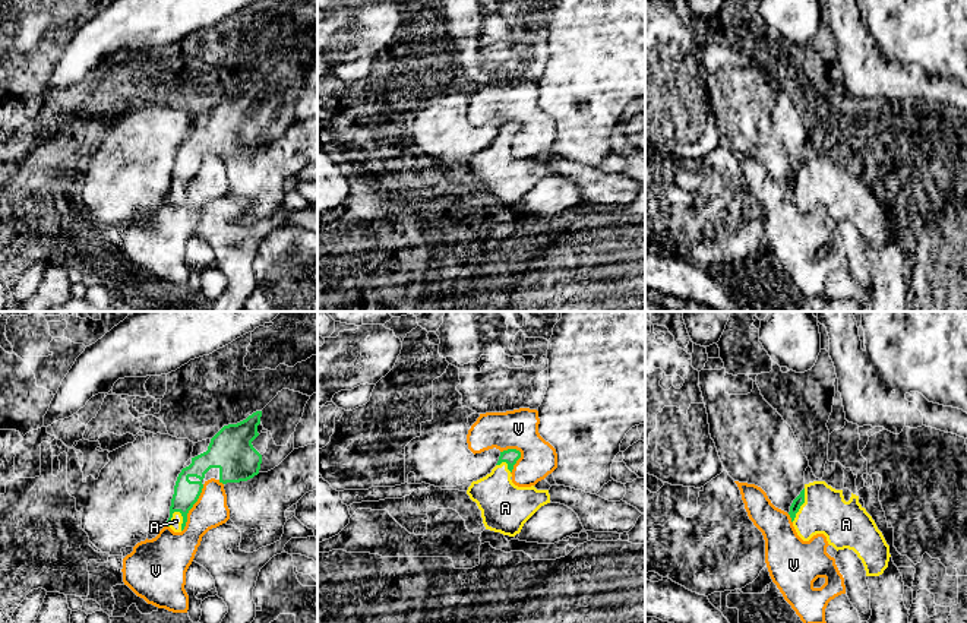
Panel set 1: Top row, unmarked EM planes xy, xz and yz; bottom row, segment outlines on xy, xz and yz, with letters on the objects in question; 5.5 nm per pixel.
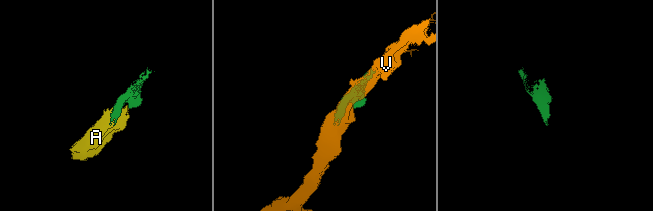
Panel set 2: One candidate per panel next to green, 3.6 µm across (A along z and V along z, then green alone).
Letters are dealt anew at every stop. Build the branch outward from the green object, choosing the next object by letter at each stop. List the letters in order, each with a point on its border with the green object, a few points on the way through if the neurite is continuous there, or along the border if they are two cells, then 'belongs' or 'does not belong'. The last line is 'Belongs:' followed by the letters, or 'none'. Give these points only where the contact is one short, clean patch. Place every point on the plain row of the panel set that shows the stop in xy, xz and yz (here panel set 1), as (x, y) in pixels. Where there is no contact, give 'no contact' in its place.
A: meets green in xy at (183, 192); runs through xy (186, 165), (183, 171), (183, 192), (176, 193); belongs
V: meets green in xy at (192, 179); does not belong
Belongs: A

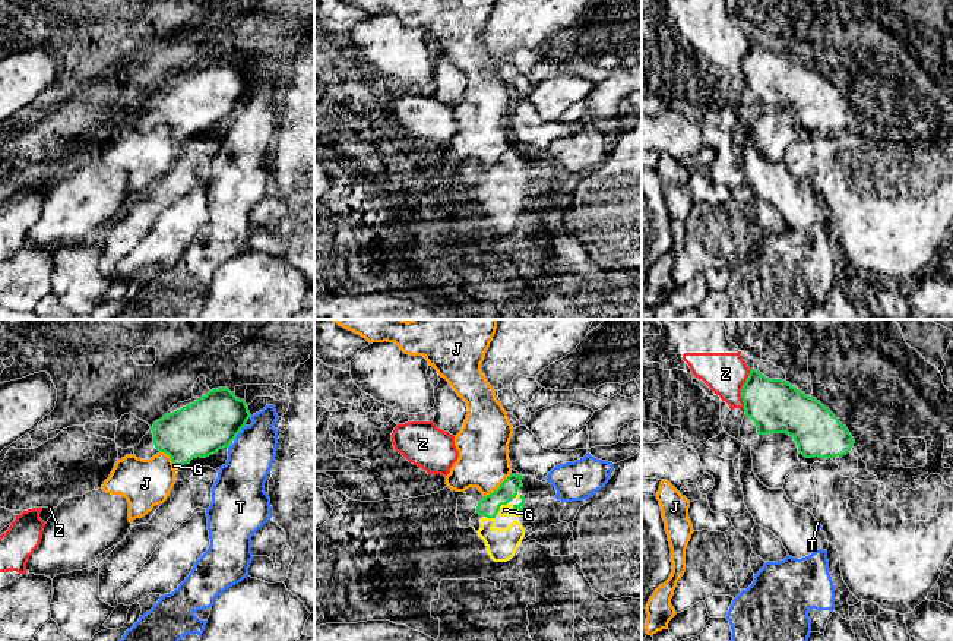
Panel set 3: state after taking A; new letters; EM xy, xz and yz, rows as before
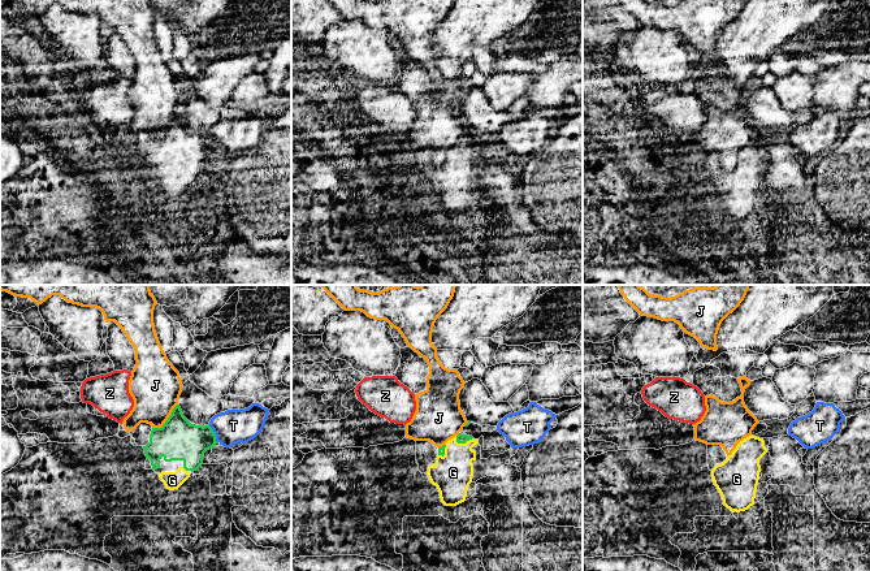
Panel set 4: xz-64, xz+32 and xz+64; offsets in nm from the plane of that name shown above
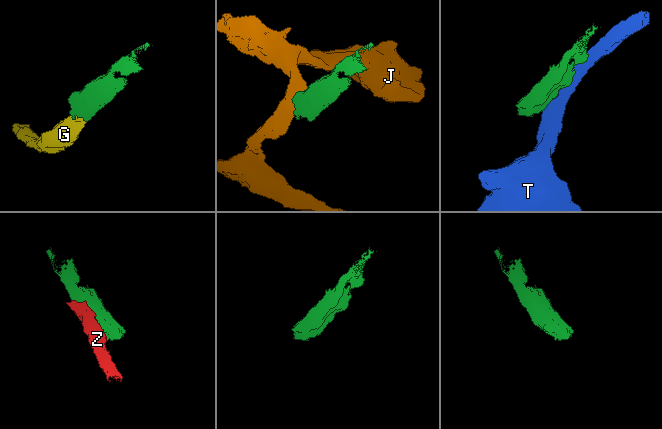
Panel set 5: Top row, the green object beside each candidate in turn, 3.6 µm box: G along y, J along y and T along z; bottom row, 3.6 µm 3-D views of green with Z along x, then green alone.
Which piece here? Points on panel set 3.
G: meets green in xz at (500, 177); runs through xz (488, 179), (500, 177), (505, 182); belongs
J: meets green in xz at (499, 160); border along xz (510, 147), (484, 169); does not belong
T: meets green in xy at (240, 103); does not belong
Z: meets green in yz at (743, 60); does not belong
Belongs: G

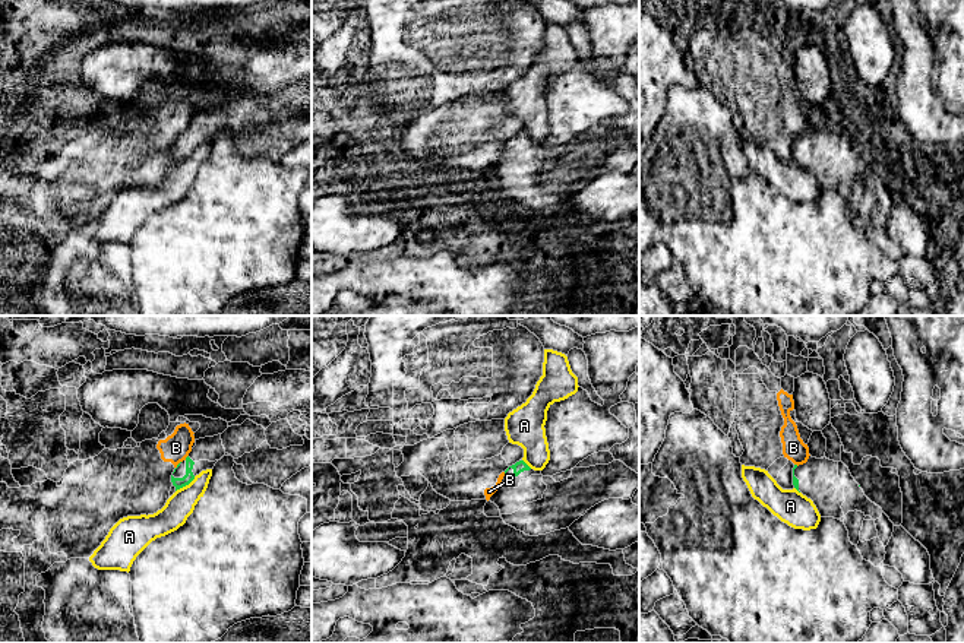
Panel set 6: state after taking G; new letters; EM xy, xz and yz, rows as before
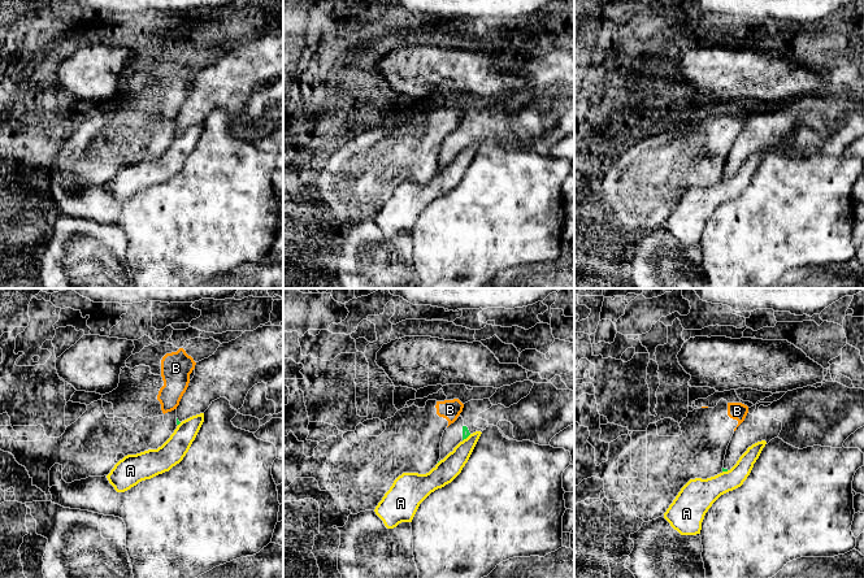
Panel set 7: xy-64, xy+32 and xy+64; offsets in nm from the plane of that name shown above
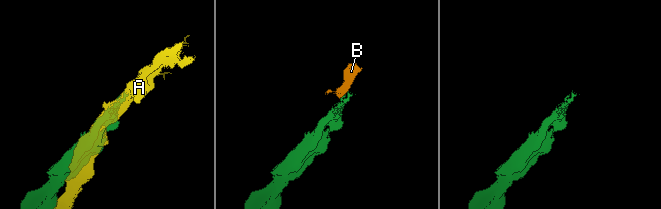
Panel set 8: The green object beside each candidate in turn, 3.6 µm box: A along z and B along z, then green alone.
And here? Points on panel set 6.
A: meets green in xy at (185, 158); does not belong
B: meets green in xy at (186, 130); border along xy (187, 127), (185, 132); does not belong
Belongs: none

